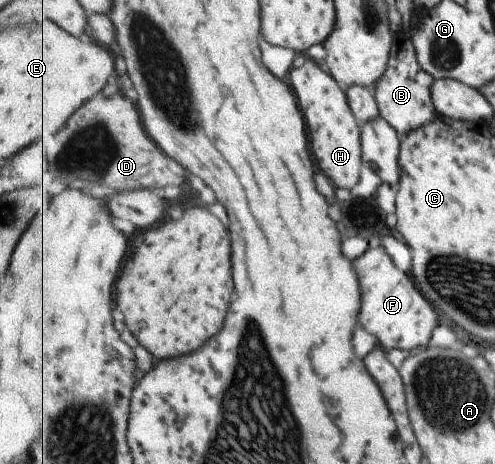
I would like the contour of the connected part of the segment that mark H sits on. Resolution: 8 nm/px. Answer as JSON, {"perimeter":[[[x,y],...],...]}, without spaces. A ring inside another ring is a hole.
{"perimeter":[[[304,56],[290,73],[292,87],[300,97],[300,105],[304,105],[304,115],[308,117],[308,127],[312,129],[312,151],[316,153],[316,161],[320,169],[338,185],[352,189],[364,167],[363,143],[360,125],[356,123],[355,113],[348,105],[347,93],[330,72],[322,71],[314,60]]]}

